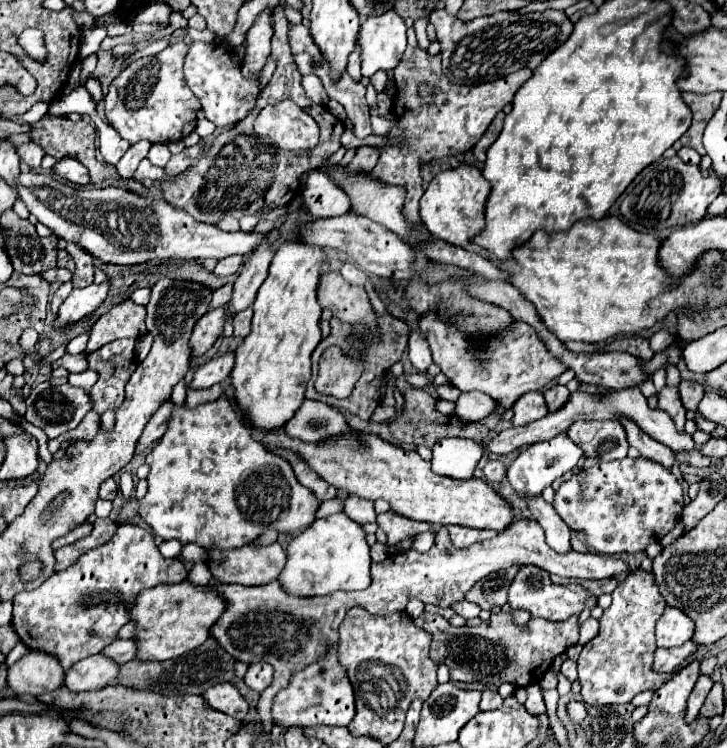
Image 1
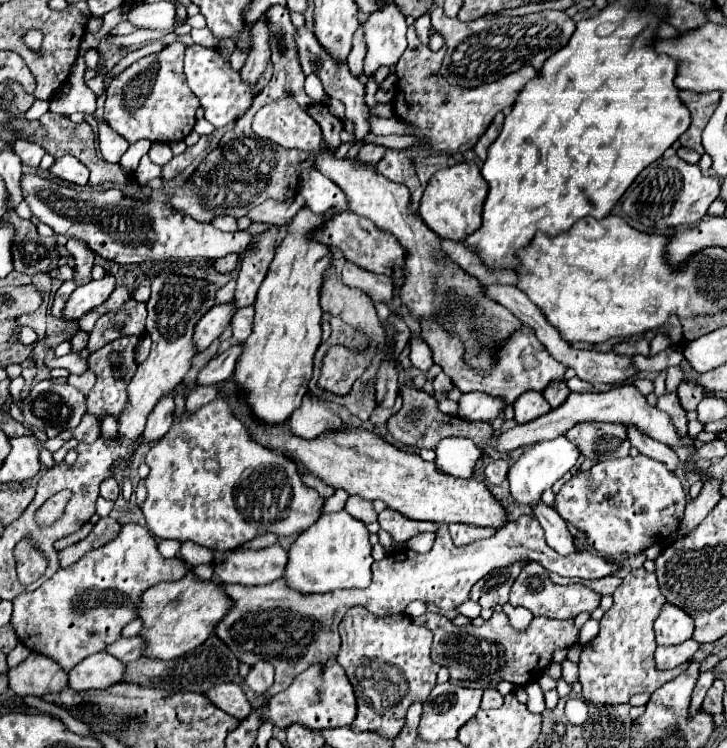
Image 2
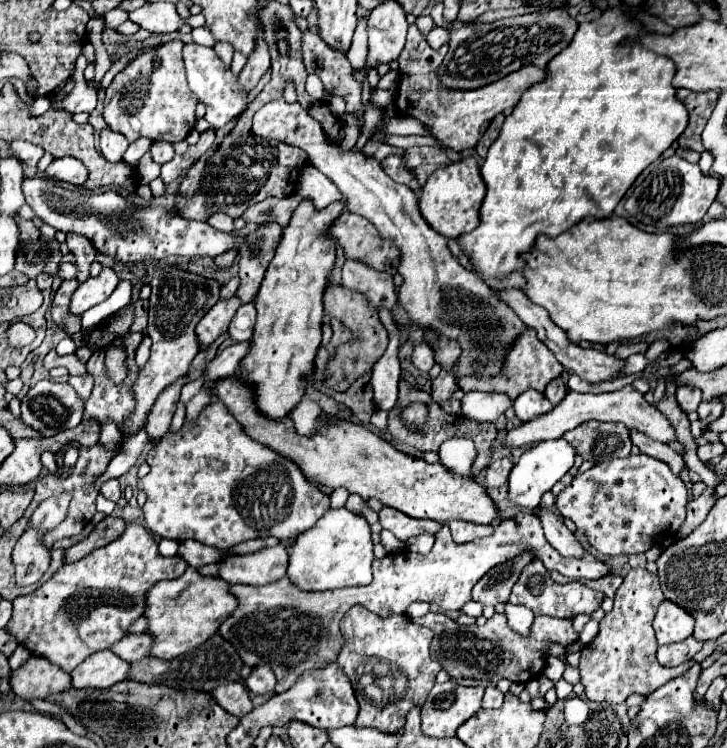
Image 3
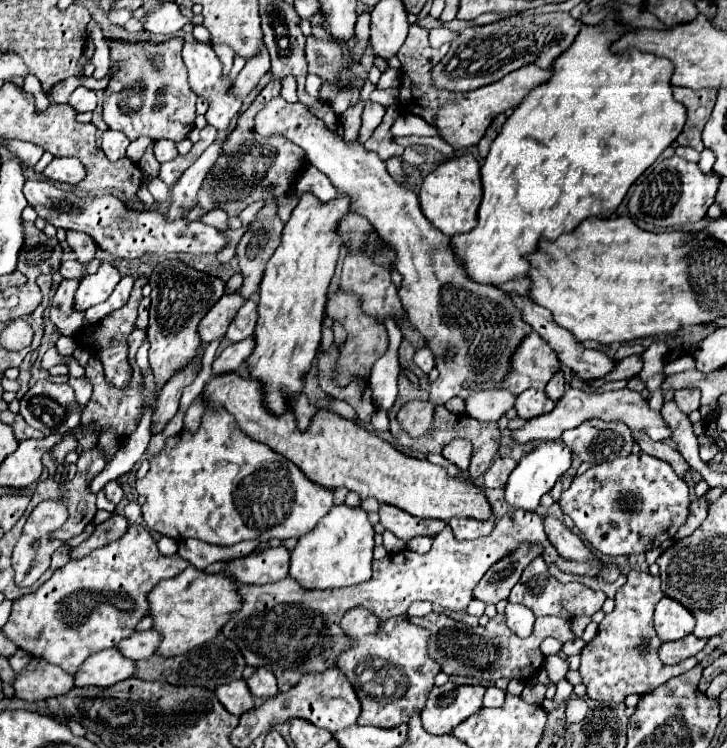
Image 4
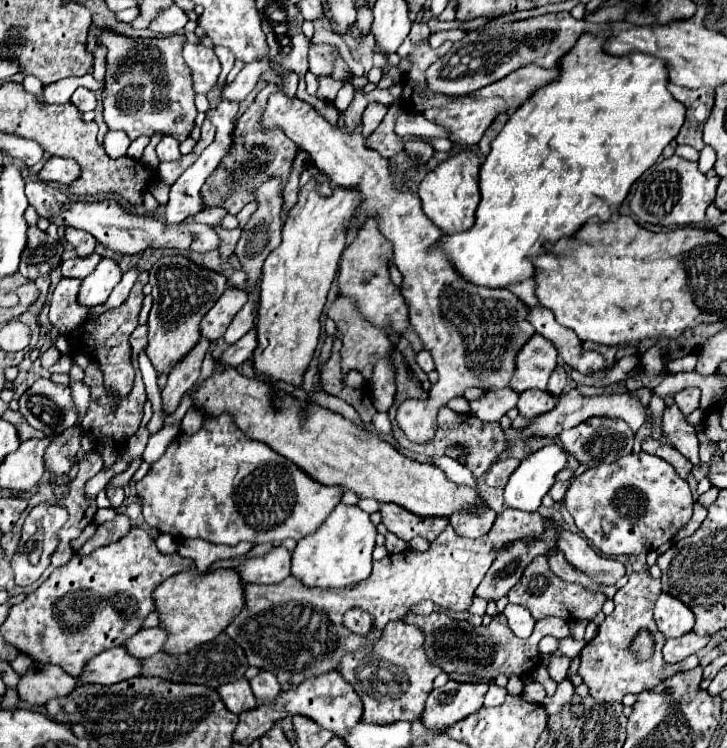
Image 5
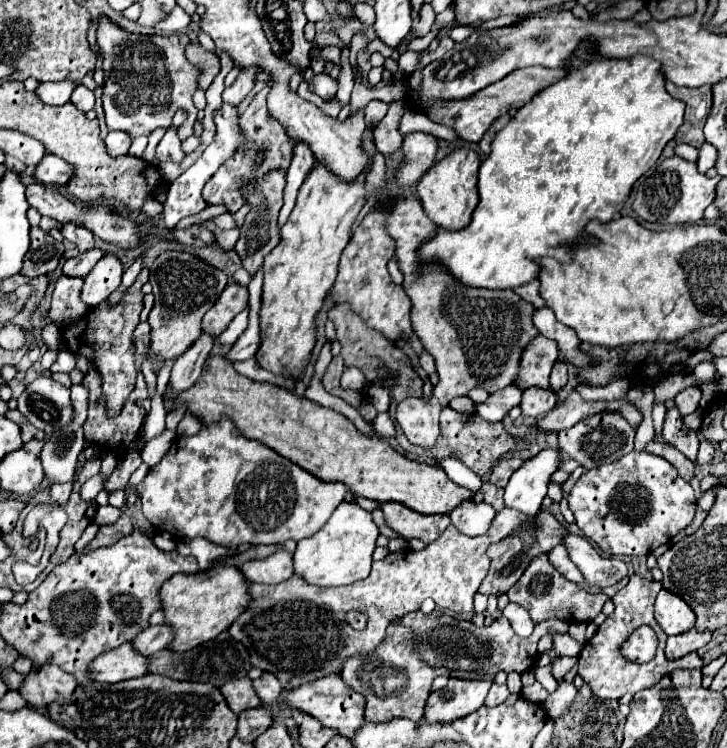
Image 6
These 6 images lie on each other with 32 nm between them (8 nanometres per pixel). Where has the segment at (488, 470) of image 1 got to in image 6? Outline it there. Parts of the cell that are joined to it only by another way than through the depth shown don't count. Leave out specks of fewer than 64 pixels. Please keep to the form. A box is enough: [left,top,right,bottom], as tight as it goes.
[488,458,524,488]

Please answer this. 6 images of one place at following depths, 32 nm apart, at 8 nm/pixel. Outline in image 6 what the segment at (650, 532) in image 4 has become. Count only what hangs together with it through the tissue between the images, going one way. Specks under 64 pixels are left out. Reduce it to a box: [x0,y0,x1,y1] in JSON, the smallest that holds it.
[568,452,696,556]

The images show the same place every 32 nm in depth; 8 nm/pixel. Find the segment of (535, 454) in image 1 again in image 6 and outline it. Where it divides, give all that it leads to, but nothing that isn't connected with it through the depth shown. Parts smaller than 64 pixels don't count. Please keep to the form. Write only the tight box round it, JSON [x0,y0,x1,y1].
[504,448,562,516]

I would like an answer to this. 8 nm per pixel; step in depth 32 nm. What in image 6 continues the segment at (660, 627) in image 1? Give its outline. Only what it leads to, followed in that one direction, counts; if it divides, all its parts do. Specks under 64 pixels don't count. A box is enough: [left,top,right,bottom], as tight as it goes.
[654,590,694,636]

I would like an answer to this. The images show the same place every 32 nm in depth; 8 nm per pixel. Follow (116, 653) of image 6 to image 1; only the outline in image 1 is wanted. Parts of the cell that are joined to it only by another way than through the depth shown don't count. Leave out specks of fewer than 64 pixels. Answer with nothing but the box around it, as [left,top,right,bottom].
[64,654,118,692]

